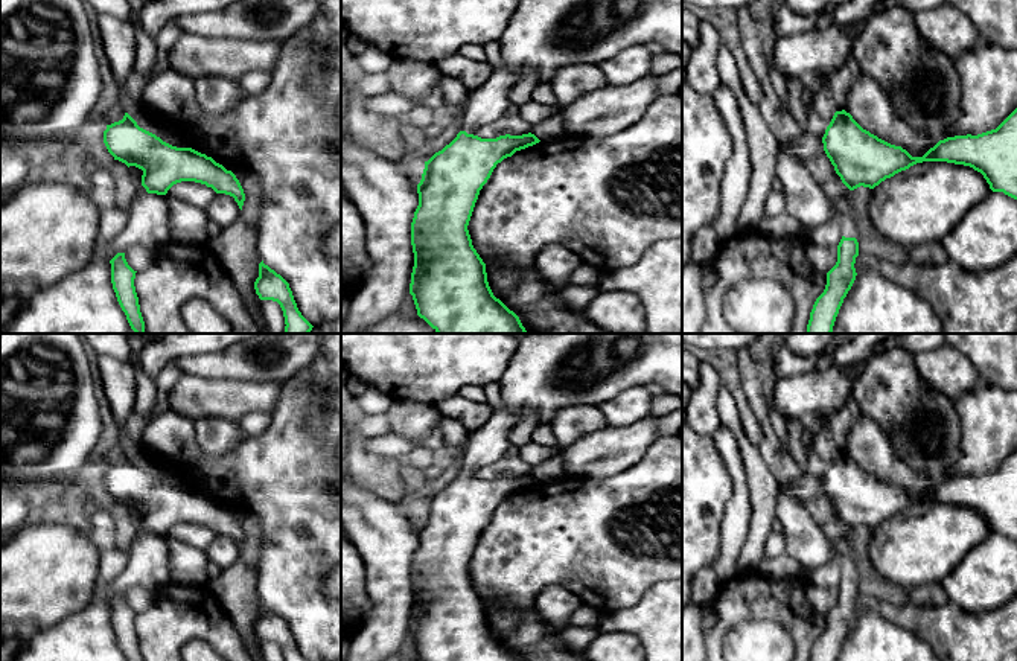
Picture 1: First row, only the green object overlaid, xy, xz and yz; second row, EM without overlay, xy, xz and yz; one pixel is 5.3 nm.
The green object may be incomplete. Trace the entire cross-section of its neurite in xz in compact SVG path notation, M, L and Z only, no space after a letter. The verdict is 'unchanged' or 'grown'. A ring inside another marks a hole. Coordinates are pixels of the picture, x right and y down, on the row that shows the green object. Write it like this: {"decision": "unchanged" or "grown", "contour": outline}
{"decision": "grown", "contour": "M519 0L505 32L499 38L501 64L480 88L472 90L463 111L463 129L442 151L428 161L417 184L419 206L411 222L411 245L414 267L410 294L417 315L437 334L528 334L519 317L496 299L489 286L486 263L472 245L467 230L480 190L490 178L493 169L516 151L525 149L540 140L528 133L522 136L499 136L481 139L472 133L493 123L512 104L510 93L527 70L531 70L537 84L550 82L553 75L571 64L600 64L611 59L621 49L630 46L659 44L665 52L682 55L682 0Z"}

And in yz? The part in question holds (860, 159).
{"decision": "grown", "contour": "M1017 108L996 128L977 136L955 136L939 140L923 157L912 157L901 146L891 145L863 129L845 110L836 111L822 139L804 133L790 143L781 145L781 151L808 163L821 151L825 151L842 183L854 190L860 186L874 189L886 178L923 161L947 161L970 166L980 172L993 192L1003 192L1017 200Z"}

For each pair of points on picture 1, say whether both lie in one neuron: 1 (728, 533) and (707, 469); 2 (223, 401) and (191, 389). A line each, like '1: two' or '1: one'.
1: two
2: one

